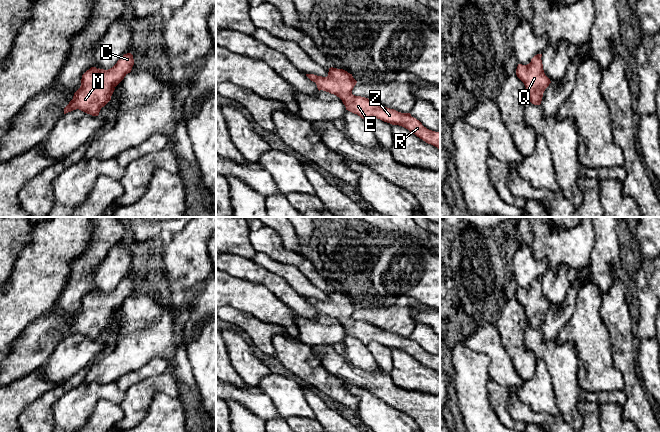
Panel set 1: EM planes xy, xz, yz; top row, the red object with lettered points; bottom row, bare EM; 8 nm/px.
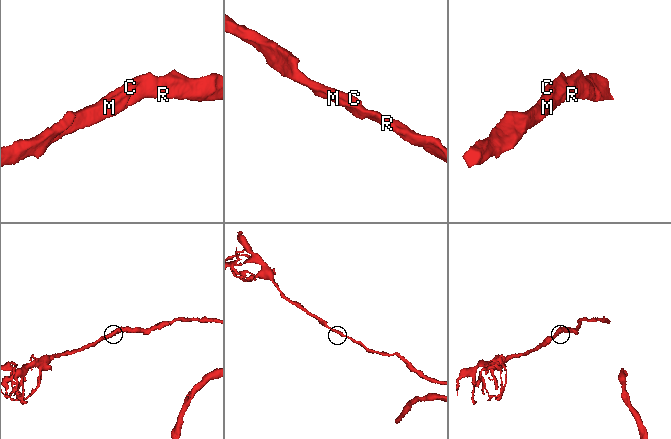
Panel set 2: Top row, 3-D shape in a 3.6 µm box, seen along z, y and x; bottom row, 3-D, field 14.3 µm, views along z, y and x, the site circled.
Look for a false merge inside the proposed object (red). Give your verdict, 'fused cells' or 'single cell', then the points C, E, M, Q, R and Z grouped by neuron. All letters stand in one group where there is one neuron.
single cell | C E M Q R Z

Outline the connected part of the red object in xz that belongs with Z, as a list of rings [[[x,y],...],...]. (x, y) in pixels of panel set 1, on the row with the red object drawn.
[[[331,67],[327,77],[314,74],[306,74],[306,76],[316,83],[319,91],[323,90],[336,95],[342,100],[346,110],[357,114],[364,120],[377,118],[392,125],[402,126],[426,143],[440,149],[440,133],[427,129],[410,113],[401,113],[380,106],[371,99],[353,95],[352,90],[357,81],[347,71]]]

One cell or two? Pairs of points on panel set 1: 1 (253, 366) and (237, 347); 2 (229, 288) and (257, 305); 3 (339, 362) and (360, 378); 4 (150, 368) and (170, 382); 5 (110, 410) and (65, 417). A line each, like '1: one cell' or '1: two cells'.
1: one cell
2: one cell
3: one cell
4: two cells
5: two cells

